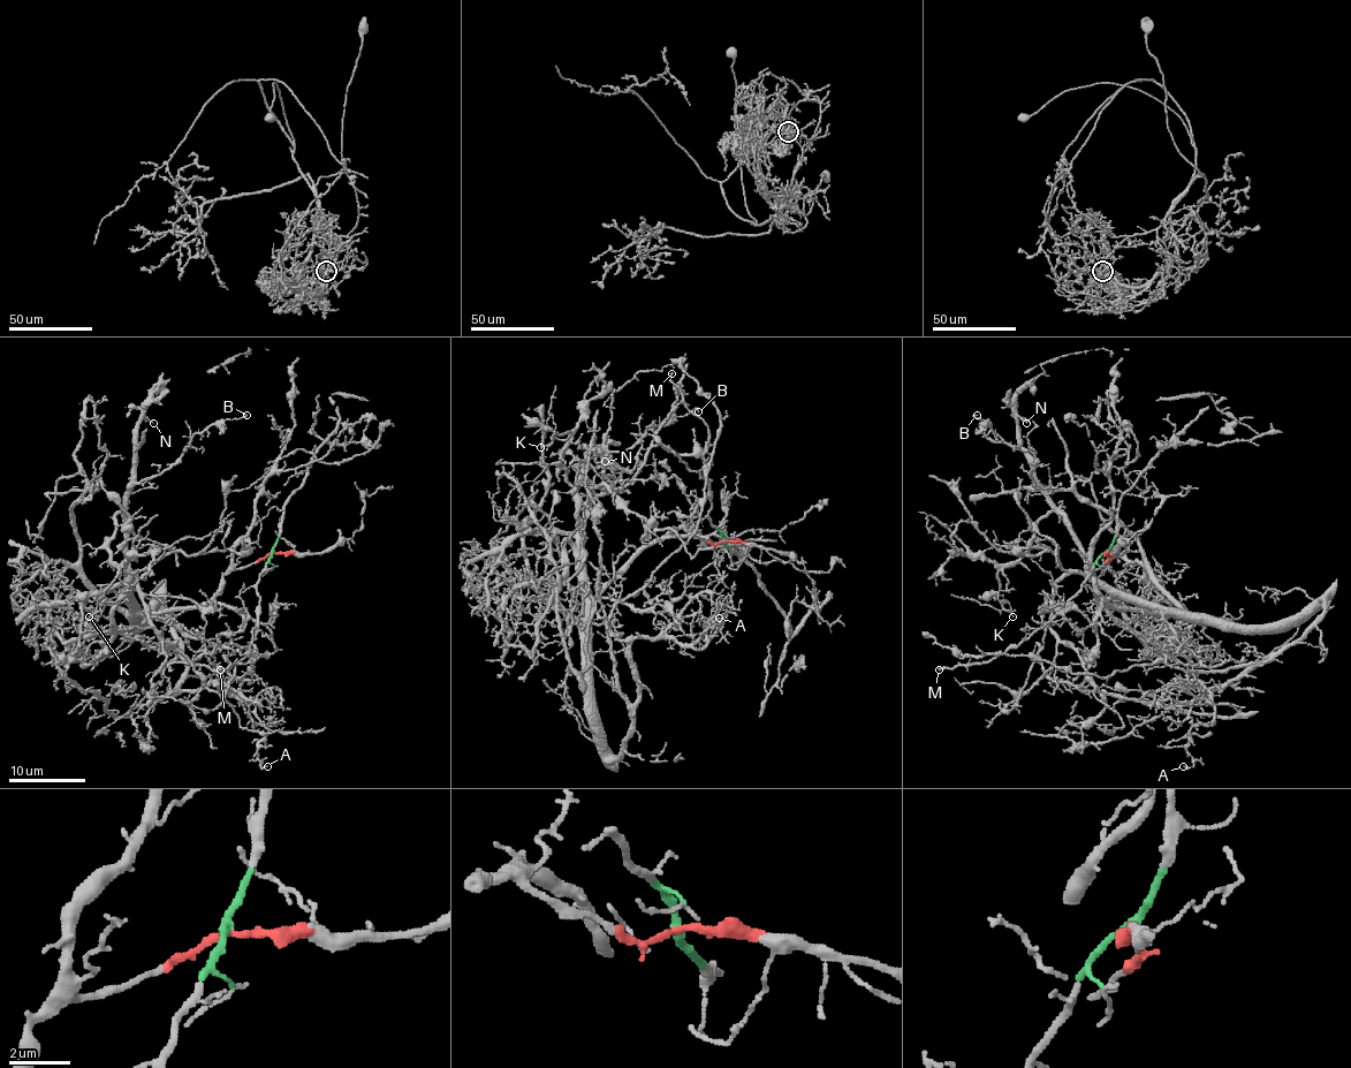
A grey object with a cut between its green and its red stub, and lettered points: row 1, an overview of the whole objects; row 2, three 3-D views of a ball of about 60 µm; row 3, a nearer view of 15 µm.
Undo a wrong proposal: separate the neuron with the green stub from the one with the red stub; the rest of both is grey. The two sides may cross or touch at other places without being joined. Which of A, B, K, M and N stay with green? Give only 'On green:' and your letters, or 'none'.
On green: M

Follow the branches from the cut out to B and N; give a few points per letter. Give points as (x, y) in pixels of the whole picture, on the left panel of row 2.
B: (273, 552), (228, 572), (205, 603), (142, 614), (133, 606), (127, 494), (159, 476), (196, 433), (248, 414)
N: (273, 552), (228, 572), (205, 603), (141, 614), (133, 606), (127, 485), (138, 422), (146, 416), (153, 422)

